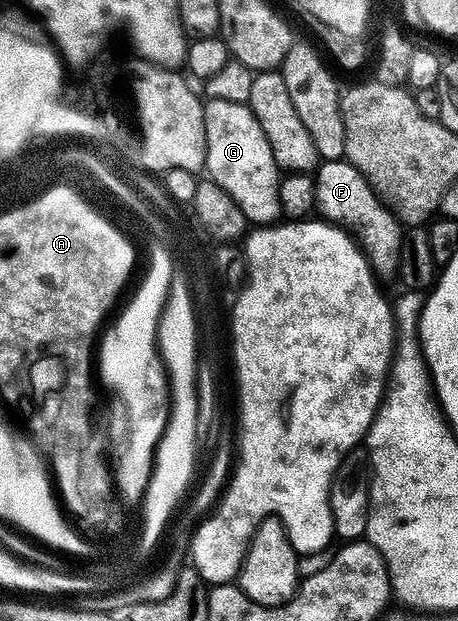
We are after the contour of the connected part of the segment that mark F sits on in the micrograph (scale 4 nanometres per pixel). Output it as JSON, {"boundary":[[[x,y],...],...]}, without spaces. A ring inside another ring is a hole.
{"boundary":[[[327,160],[318,163],[315,169],[317,181],[316,211],[330,224],[336,224],[348,230],[363,247],[369,263],[382,277],[389,276],[401,267],[401,241],[403,225],[393,211],[375,194],[375,190],[355,170],[348,160]]]}

